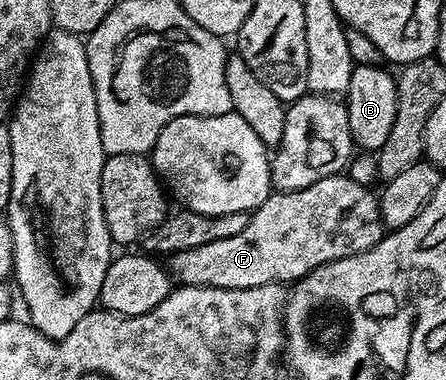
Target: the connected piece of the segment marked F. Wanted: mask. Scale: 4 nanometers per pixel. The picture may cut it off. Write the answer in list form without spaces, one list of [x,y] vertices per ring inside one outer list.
[[[344,172],[316,180],[315,184],[296,192],[271,192],[268,200],[264,200],[264,204],[250,214],[248,225],[237,236],[228,236],[228,240],[214,240],[212,244],[202,244],[200,248],[188,248],[169,255],[168,273],[175,283],[184,286],[211,286],[229,290],[247,290],[273,282],[293,284],[329,262],[368,252],[384,237],[386,229],[382,225],[378,198],[372,193],[369,187],[354,182]]]

